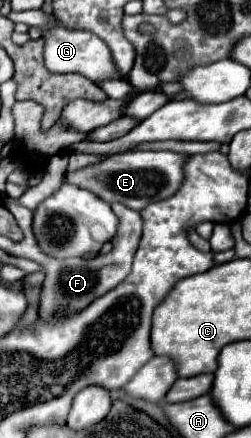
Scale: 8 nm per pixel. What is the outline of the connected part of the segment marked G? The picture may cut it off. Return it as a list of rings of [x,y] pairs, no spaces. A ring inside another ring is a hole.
[[[54,19],[54,23],[48,29],[44,29],[42,39],[44,39],[44,65],[50,73],[80,73],[94,83],[110,77],[122,79],[122,75],[118,75],[112,63],[106,43],[98,39],[94,33],[88,33],[82,29],[70,29],[62,25],[58,19]]]

